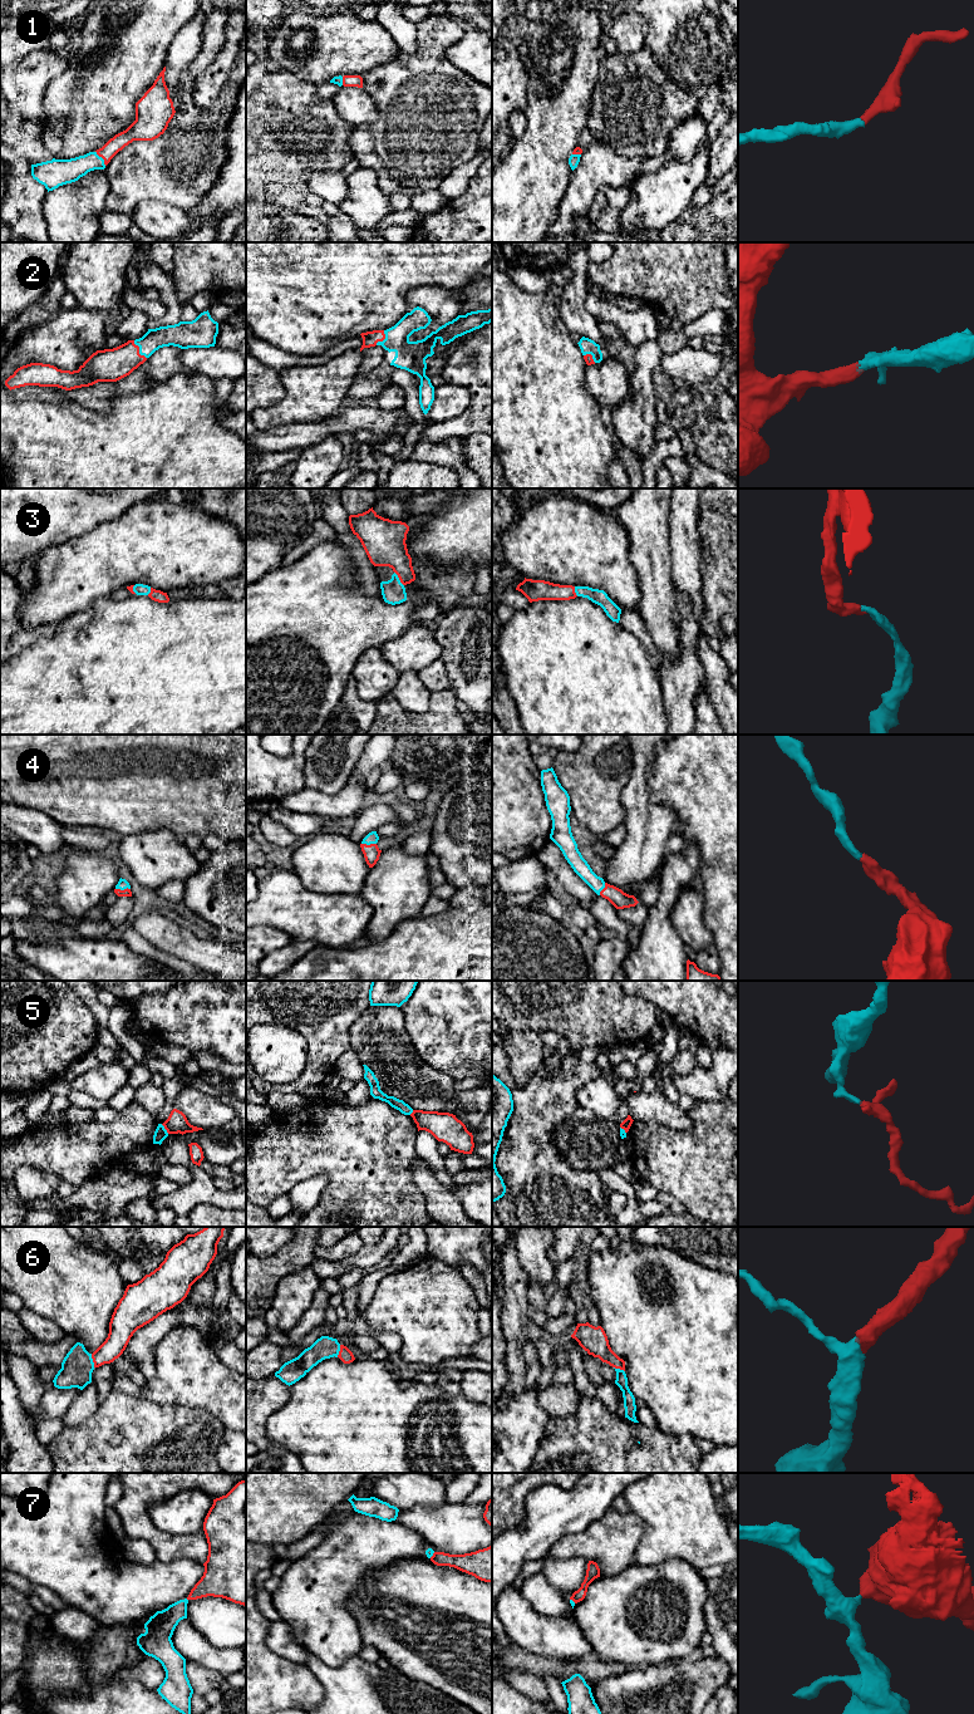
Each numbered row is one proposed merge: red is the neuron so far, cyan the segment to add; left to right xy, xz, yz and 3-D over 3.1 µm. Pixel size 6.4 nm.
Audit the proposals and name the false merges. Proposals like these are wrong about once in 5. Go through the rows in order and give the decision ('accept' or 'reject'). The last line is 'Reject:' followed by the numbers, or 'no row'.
1: accept
2: accept
3: accept
4: accept
5: reject
6: accept
7: reject
Reject: 5, 7

